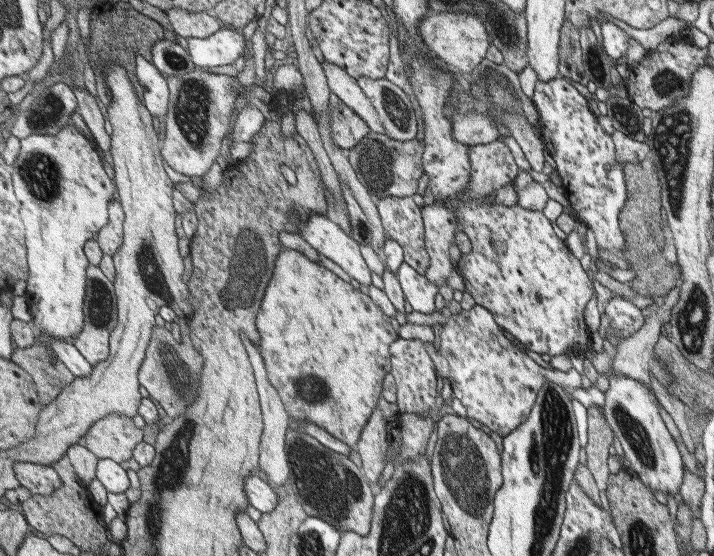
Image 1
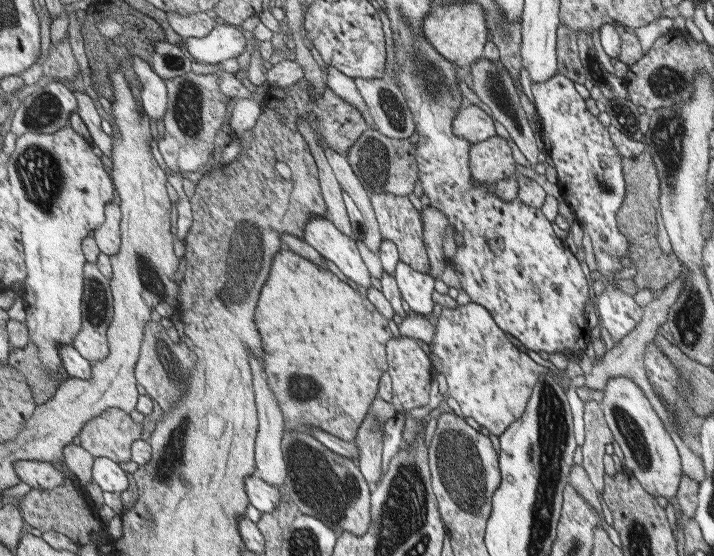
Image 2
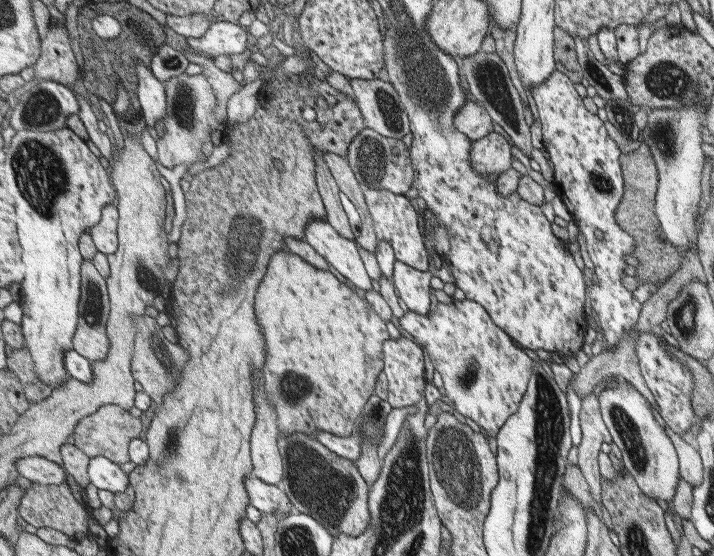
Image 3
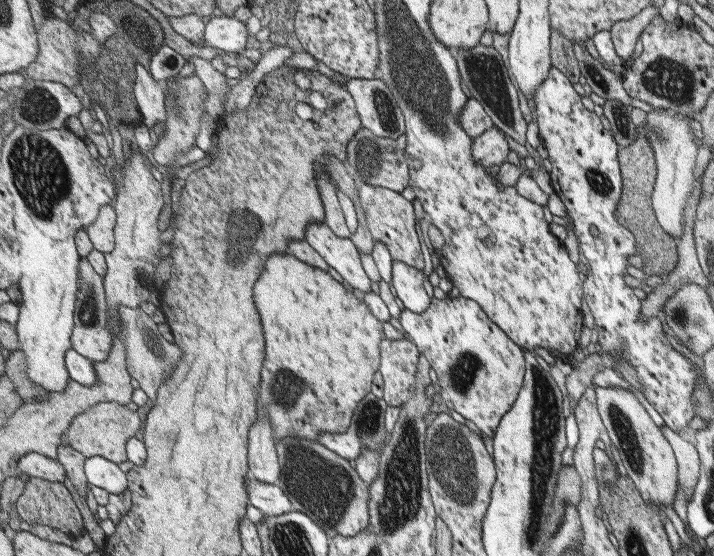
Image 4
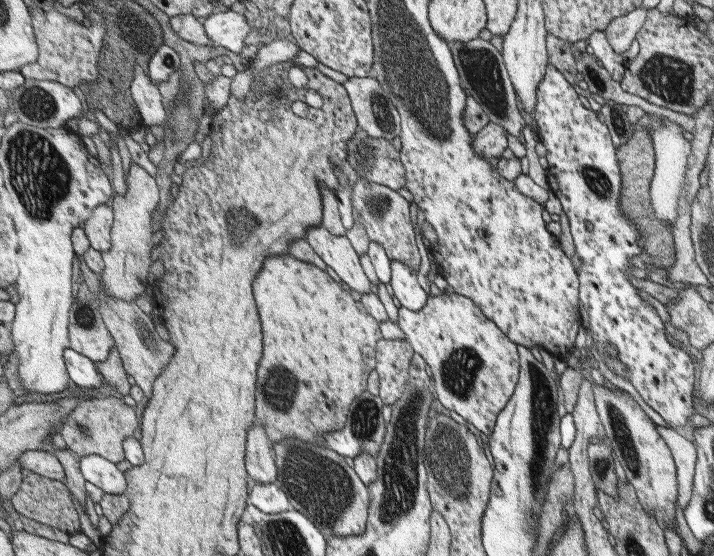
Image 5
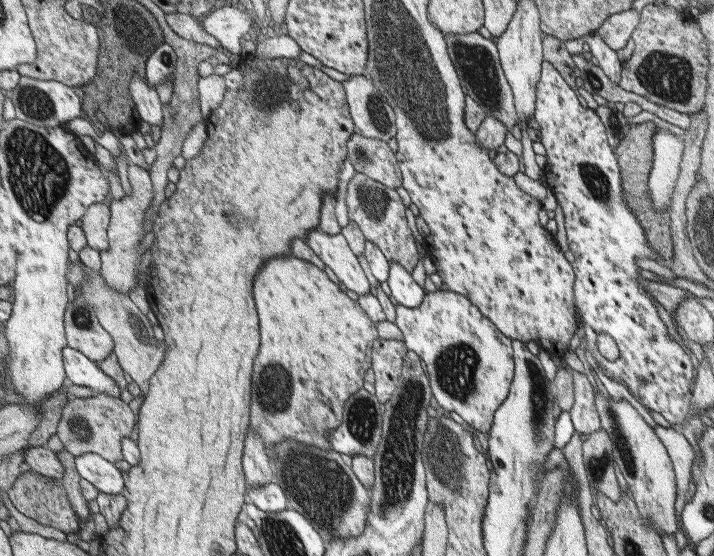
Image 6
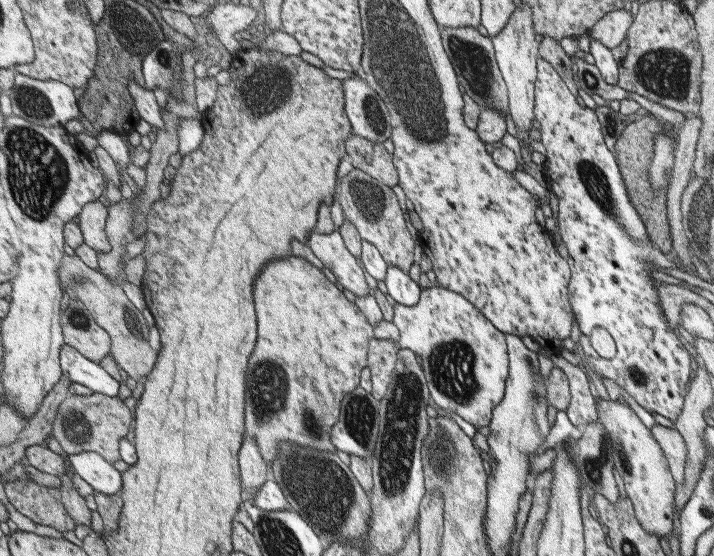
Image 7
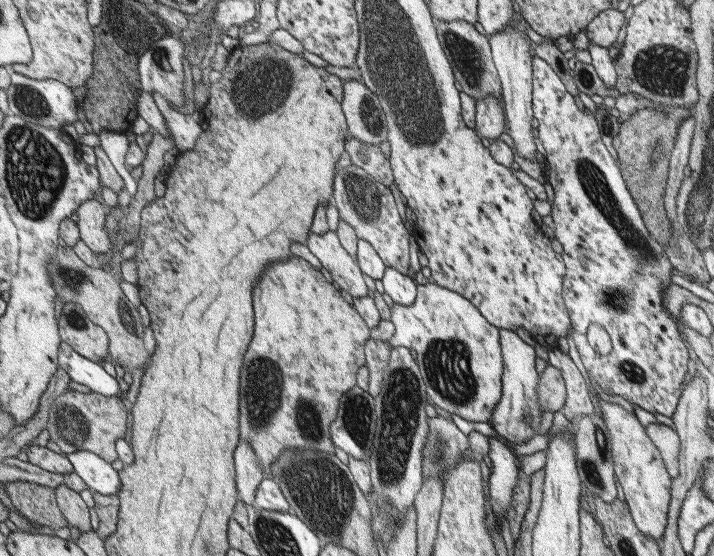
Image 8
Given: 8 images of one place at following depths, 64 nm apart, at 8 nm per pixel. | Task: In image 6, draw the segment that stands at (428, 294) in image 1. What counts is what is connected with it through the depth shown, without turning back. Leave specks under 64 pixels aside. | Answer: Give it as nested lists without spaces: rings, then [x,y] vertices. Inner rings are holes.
[[[390,262],[388,268],[386,282],[389,287],[389,296],[397,304],[411,308],[419,306],[423,295],[425,295],[424,289],[411,279],[411,274],[401,264]]]

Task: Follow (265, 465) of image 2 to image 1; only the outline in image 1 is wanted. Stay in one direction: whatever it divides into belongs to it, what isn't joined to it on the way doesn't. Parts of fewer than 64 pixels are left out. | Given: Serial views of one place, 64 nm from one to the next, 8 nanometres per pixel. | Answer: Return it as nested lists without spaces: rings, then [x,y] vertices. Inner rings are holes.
[[[249,346],[249,350],[252,366],[255,368],[255,376],[258,383],[257,389],[259,390],[260,404],[265,420],[265,430],[261,439],[260,468],[274,484],[284,485],[288,483],[287,480],[290,479],[290,475],[292,474],[289,456],[286,450],[287,433],[289,428],[295,426],[295,423],[289,412],[287,412],[287,408],[281,402],[279,392],[275,392],[275,388],[269,382],[267,368],[265,368],[265,362],[263,356],[261,356],[261,352],[255,346]]]

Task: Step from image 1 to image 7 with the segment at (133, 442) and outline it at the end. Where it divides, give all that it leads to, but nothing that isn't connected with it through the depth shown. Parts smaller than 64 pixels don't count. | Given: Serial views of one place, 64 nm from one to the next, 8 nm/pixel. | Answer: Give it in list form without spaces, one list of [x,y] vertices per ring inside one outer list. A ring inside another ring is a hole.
[[[94,392],[90,396],[71,394],[58,406],[52,436],[70,455],[82,452],[99,453],[108,462],[122,459],[122,440],[129,435],[133,412],[121,398]]]

